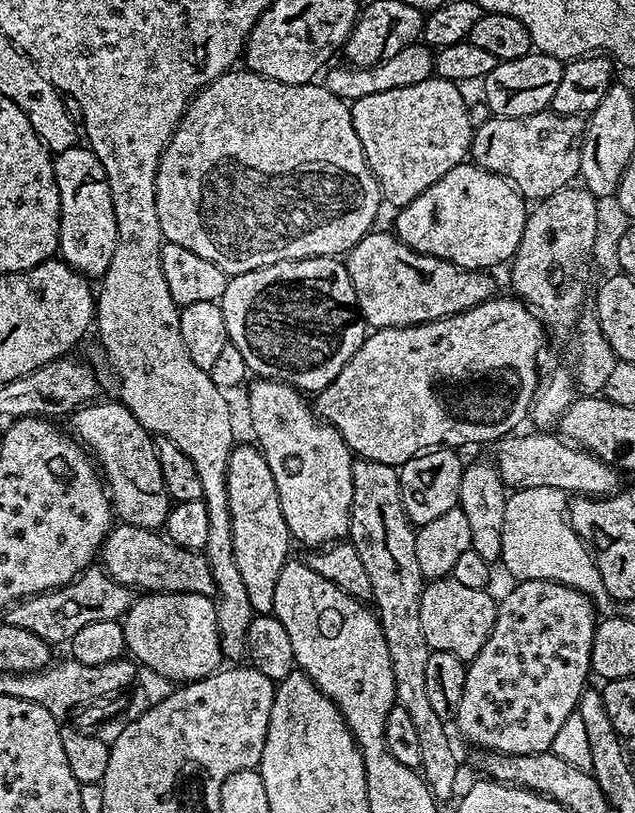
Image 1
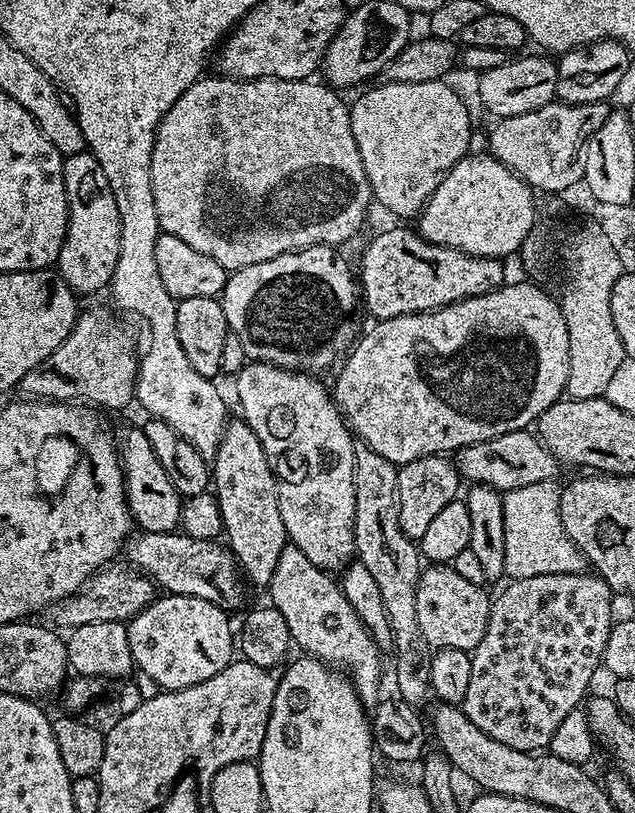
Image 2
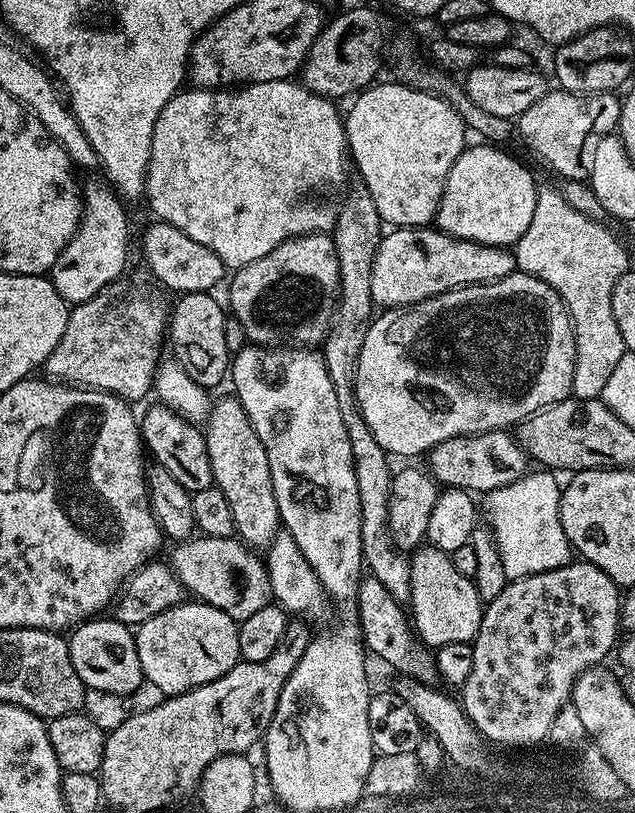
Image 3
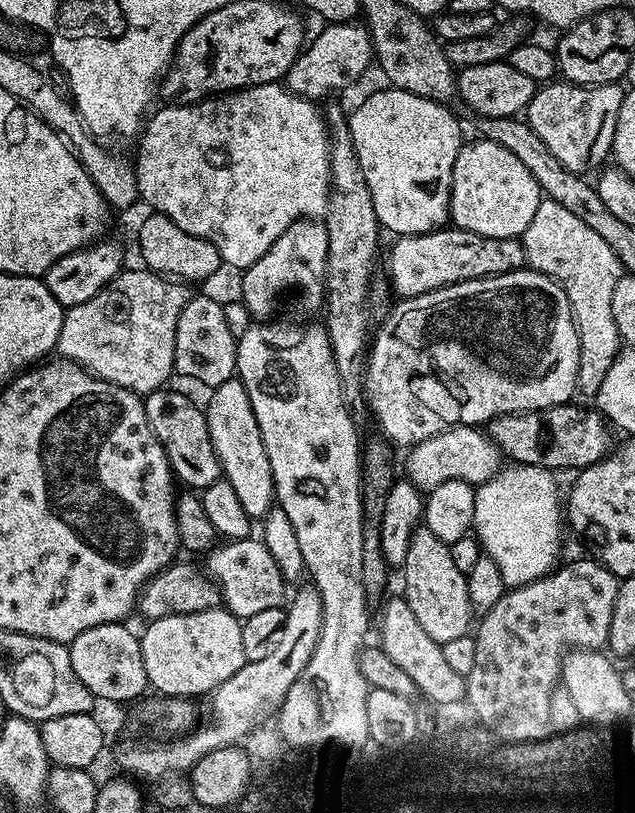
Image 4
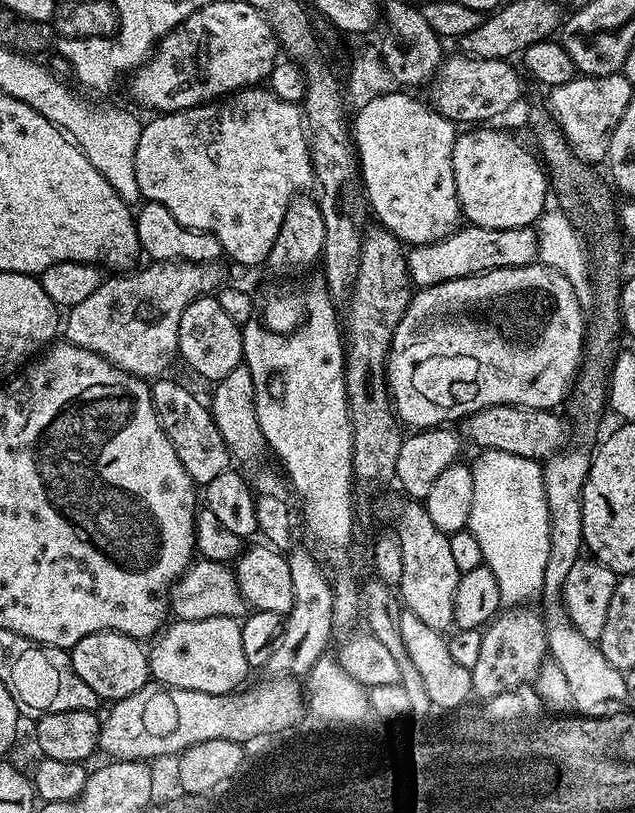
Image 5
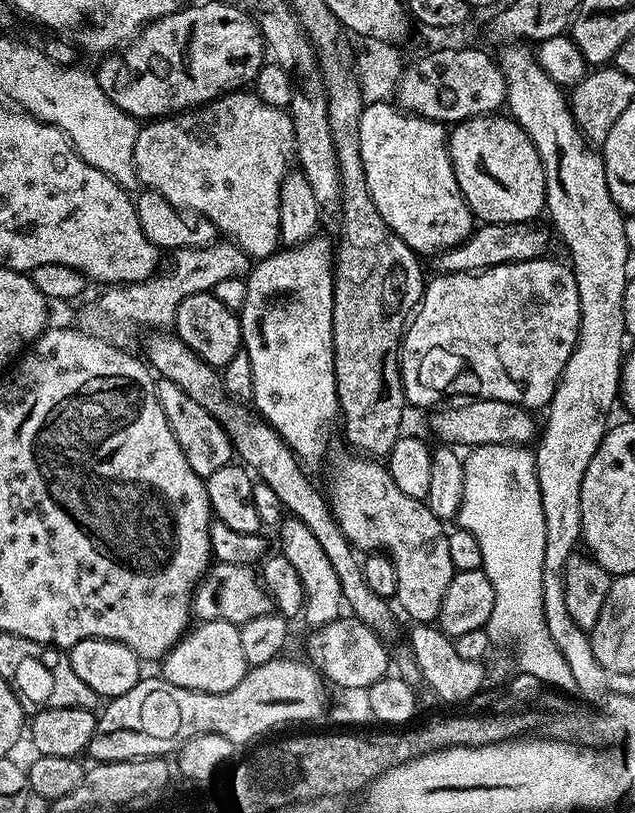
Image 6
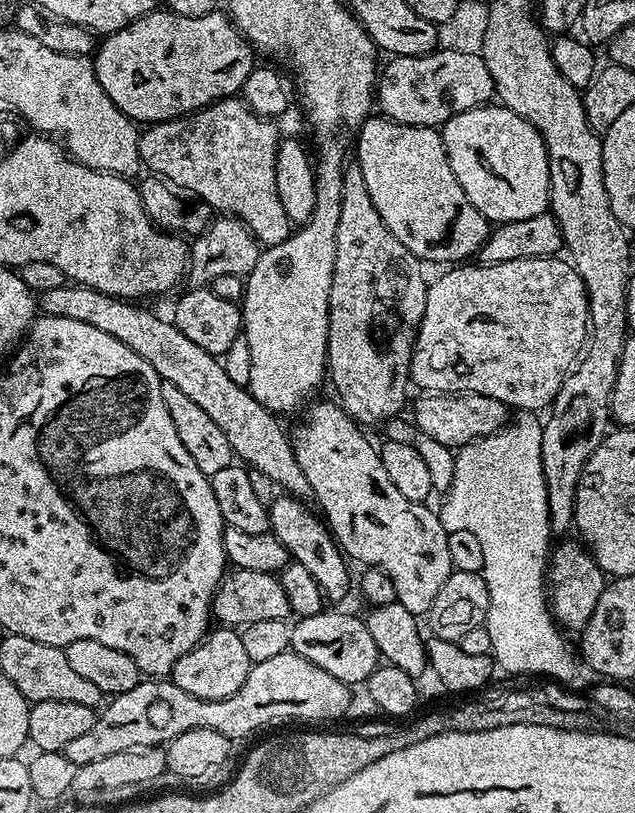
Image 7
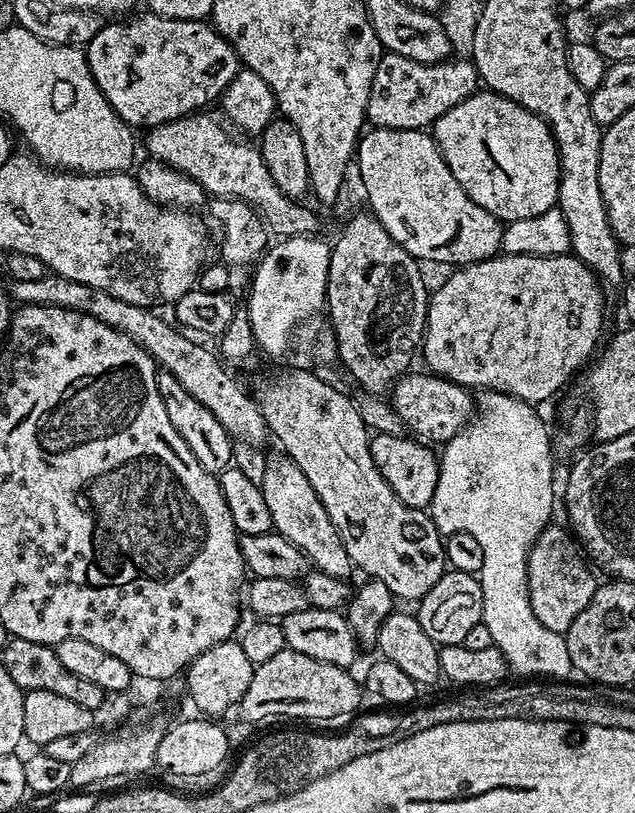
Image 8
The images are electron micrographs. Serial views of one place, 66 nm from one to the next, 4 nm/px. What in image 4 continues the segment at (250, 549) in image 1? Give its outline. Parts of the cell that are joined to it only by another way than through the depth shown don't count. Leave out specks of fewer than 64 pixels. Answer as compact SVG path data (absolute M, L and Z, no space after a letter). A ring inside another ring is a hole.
M232 377L222 382L209 393L208 404L205 403L207 429L210 440L218 454L221 473L228 480L237 497L241 499L242 508L254 520L261 519L274 506L273 471L270 470L266 448L262 445L261 430L250 404L249 392L239 377Z

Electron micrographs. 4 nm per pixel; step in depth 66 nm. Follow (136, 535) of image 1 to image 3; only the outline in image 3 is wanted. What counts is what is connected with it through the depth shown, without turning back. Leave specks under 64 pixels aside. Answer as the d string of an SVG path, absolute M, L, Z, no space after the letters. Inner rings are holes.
M203 534L175 545L170 567L182 582L185 593L192 592L197 601L214 606L237 622L273 603L268 565L255 551L239 538L214 538Z

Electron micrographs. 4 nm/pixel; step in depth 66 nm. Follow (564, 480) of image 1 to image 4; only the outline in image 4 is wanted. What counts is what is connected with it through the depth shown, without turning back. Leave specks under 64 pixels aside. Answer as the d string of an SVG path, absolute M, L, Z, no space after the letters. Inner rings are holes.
M467 424L449 426L443 432L411 445L407 452L408 461L404 464L408 471L405 472L406 478L425 494L432 492L434 486L442 486L442 482L451 480L461 480L473 486L482 485L494 478L502 467L502 453L498 445L492 443L485 431Z

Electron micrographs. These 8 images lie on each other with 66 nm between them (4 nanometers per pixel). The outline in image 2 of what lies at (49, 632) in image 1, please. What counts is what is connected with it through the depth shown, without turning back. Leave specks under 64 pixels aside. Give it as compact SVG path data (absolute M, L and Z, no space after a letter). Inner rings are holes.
M116 566L101 568L86 581L79 592L67 596L65 600L60 600L47 609L46 616L53 620L51 623L53 625L61 624L61 626L56 626L61 629L65 628L64 630L71 630L78 626L90 626L90 622L127 622L157 600L156 583L143 572L133 570L128 566L112 567Z

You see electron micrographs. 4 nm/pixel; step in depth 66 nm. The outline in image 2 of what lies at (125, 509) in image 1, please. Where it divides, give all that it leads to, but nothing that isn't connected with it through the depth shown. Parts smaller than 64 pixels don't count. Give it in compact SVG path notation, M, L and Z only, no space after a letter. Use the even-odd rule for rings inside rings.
M136 426L124 437L119 437L118 451L124 470L124 494L135 525L145 532L177 531L182 497L174 482L170 482L166 470L162 470L162 462L158 462L158 454L154 454L154 446L150 446L150 438L146 438L143 427Z

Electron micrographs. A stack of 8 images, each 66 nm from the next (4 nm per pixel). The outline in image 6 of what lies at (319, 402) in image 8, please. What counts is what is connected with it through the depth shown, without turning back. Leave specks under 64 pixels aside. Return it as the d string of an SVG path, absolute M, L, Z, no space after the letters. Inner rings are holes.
M352 456L331 457L328 468L328 505L342 530L342 534L352 543L353 548L371 554L375 551L387 552L394 562L394 570L398 570L398 590L394 600L399 611L412 619L412 622L432 624L439 617L442 606L442 594L446 594L446 586L450 586L454 571L450 562L450 546L445 525L428 509L424 500L410 498L410 494L402 494L394 478L390 478L387 467L376 458L357 458Z

